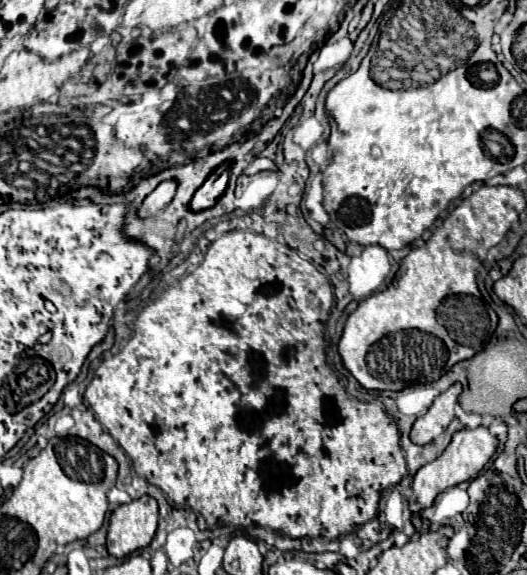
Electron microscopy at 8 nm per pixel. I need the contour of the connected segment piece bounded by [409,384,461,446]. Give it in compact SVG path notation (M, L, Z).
M453 384L447 392L443 392L435 398L435 402L427 410L427 414L417 418L411 428L409 438L413 444L421 444L421 446L429 444L447 430L449 422L455 418L453 408L457 404L459 394L461 394L461 384Z

